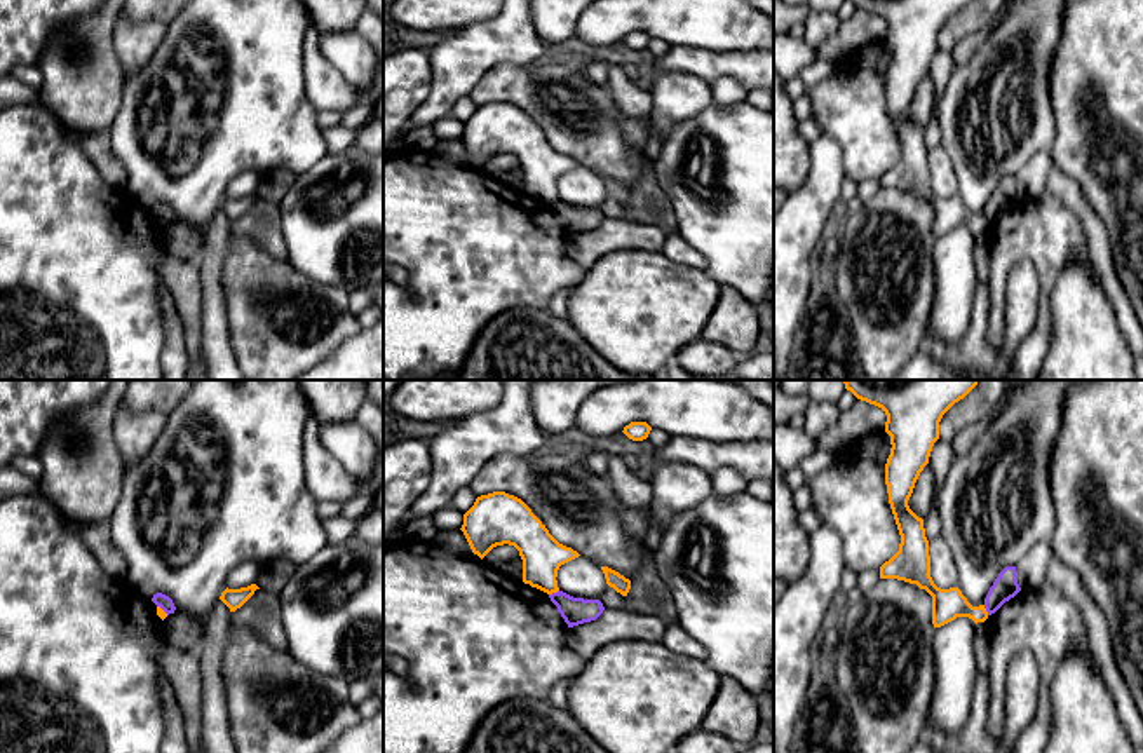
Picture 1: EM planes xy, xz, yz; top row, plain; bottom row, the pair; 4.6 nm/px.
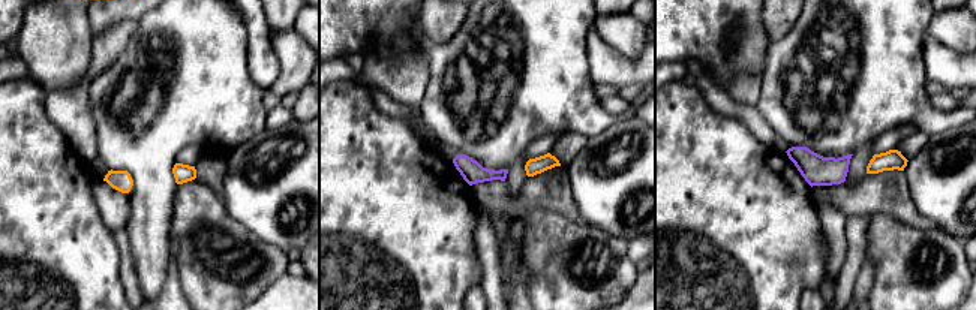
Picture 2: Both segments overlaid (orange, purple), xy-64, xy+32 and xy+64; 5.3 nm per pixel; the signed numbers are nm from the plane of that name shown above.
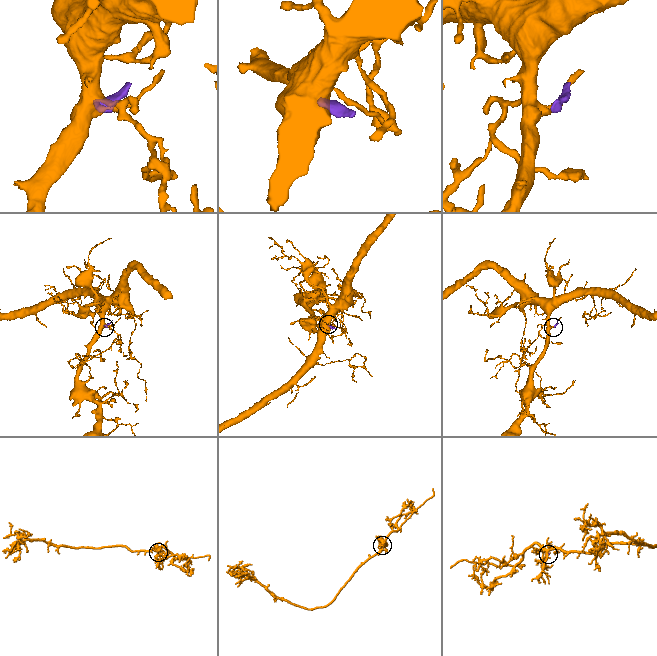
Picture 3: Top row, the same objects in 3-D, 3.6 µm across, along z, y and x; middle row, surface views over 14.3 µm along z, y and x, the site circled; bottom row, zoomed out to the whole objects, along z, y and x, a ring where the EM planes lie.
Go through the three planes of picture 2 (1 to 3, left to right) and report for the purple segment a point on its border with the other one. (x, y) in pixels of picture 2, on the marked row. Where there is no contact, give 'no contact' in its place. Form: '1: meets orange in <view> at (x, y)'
1: no contact
2: no contact
3: no contact

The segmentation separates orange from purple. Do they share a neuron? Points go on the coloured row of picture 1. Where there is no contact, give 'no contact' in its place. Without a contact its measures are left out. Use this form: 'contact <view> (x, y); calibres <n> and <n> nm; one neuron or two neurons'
contact xz (553, 591); calibres 190 and 130 nm; two neurons

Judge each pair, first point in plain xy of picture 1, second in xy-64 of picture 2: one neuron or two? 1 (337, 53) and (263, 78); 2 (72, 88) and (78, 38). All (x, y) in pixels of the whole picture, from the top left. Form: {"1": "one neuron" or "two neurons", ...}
{"1": "two neurons", "2": "one neuron"}

